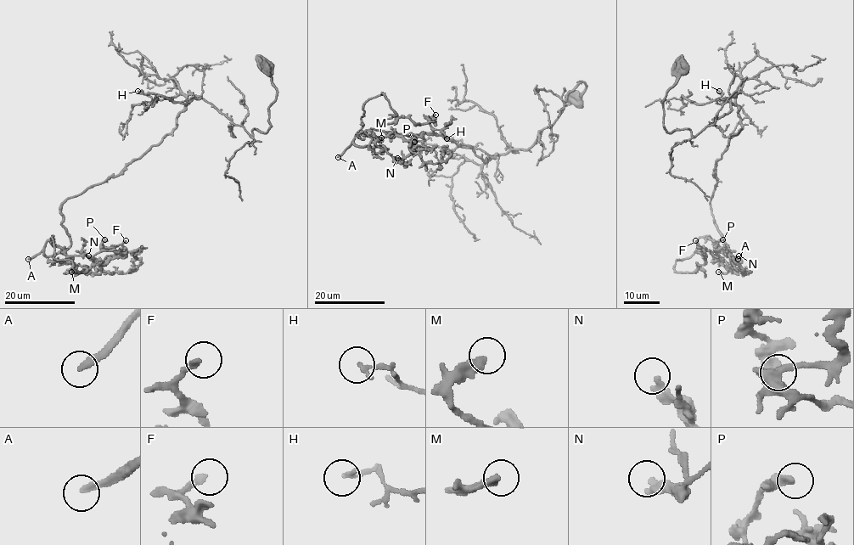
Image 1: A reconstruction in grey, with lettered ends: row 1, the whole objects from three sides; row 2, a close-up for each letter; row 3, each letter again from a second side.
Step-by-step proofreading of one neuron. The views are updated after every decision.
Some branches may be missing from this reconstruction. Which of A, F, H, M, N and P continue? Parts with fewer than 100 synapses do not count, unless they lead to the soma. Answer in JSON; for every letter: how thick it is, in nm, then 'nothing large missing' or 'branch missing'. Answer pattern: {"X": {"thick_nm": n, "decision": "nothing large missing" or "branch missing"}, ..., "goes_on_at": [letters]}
{"A": {"thick_nm": 240, "decision": "branch missing"}, "F": {"thick_nm": 200, "decision": "nothing large missing"}, "H": {"thick_nm": 190, "decision": "nothing large missing"}, "M": {"thick_nm": 360, "decision": "nothing large missing"}, "N": {"thick_nm": 300, "decision": "nothing large missing"}, "P": {"thick_nm": 360, "decision": "nothing large missing"}, "goes_on_at": ["A"]}

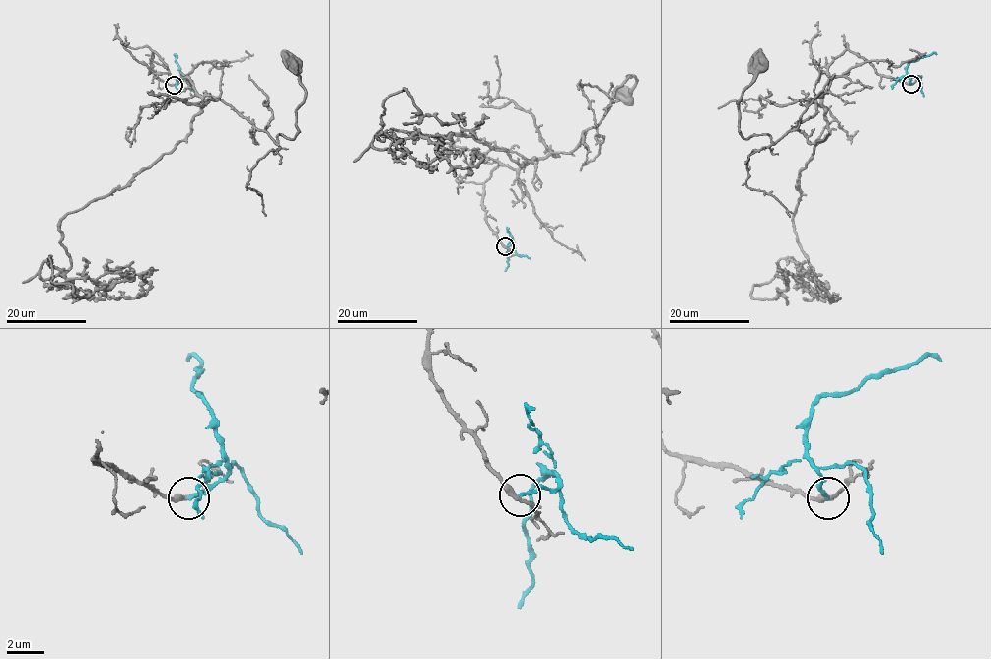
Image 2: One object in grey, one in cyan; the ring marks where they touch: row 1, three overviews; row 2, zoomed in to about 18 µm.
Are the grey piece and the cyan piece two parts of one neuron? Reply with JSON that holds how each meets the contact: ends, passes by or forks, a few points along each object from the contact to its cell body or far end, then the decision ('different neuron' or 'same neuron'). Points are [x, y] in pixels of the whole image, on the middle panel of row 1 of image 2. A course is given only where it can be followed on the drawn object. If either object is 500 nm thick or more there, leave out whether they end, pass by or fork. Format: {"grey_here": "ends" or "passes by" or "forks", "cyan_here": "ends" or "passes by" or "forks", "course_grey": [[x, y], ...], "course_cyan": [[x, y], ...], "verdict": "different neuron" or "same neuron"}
{"grey_here": "passes by", "cyan_here": "ends", "course_grey": [[505, 247], [482, 204], [497, 165], [519, 169], [569, 153], [633, 76], [627, 97]], "course_cyan": [[505, 247], [513, 245], [512, 242], [507, 247], [505, 271]], "verdict": "different neuron"}

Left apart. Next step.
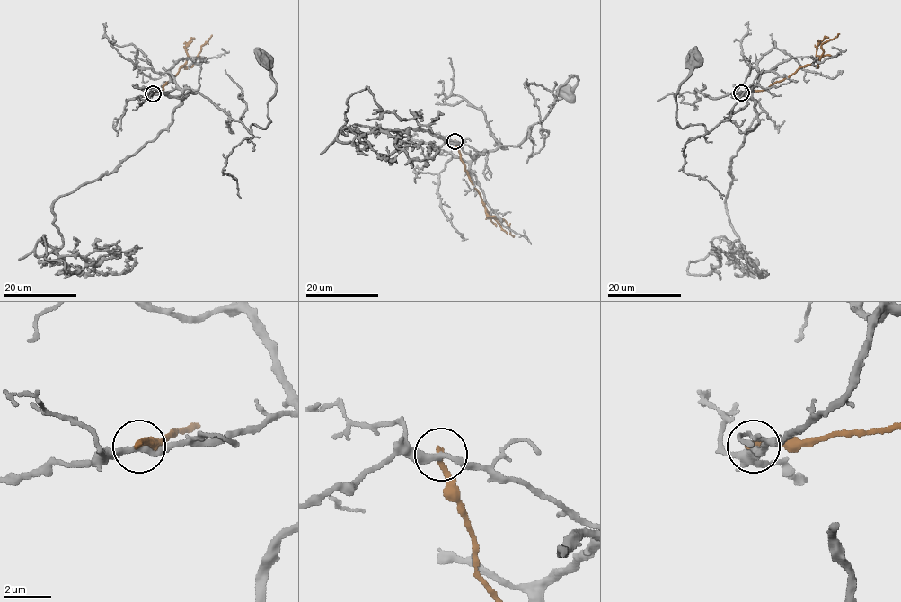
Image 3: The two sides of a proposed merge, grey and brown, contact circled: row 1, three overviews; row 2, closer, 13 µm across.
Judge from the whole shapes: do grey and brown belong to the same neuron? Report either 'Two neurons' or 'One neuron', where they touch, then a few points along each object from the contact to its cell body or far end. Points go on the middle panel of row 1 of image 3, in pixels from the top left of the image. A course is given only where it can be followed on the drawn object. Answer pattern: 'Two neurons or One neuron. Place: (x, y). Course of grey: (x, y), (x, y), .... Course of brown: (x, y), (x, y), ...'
Two neurons. Place: (454, 141). Course of grey: (454, 140), (479, 152), (516, 146), (552, 109), (558, 88), (569, 75), (575, 75), (578, 83), (569, 95). Course of brown: (454, 140), (460, 160), (485, 209), (496, 220), (503, 219), (514, 236)

